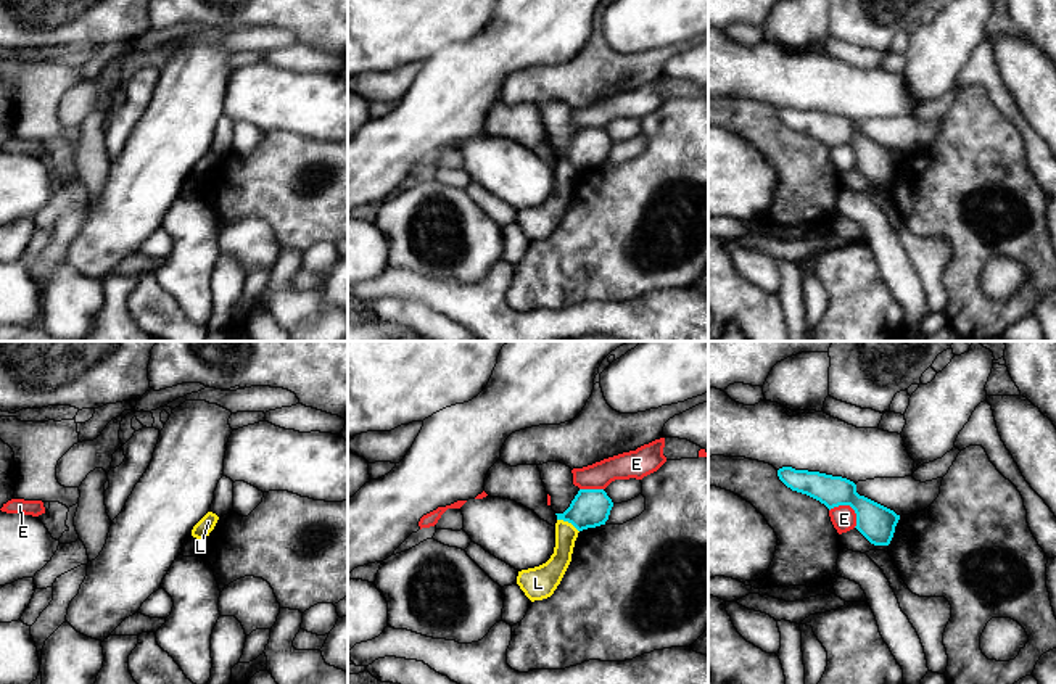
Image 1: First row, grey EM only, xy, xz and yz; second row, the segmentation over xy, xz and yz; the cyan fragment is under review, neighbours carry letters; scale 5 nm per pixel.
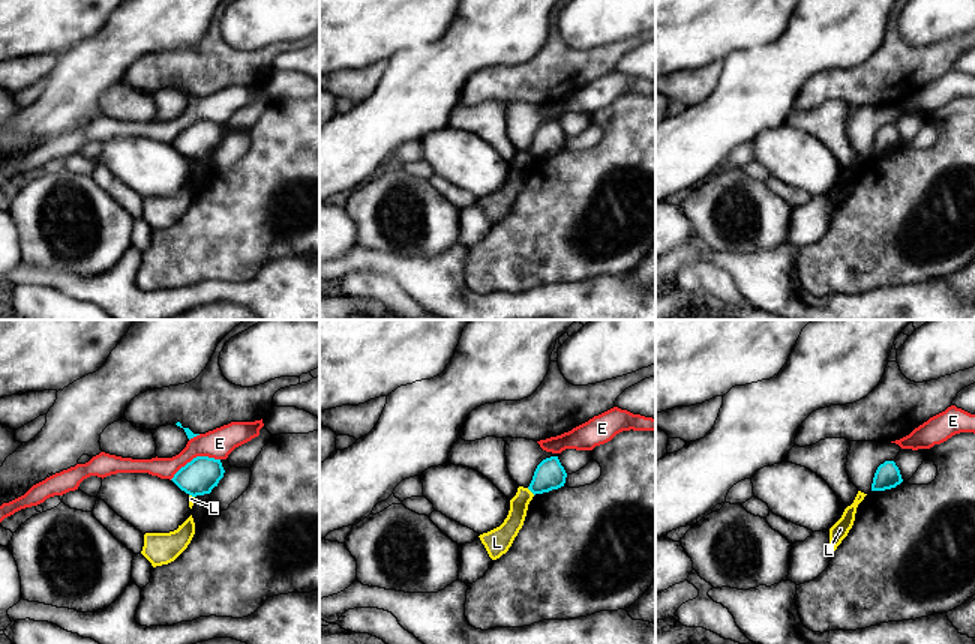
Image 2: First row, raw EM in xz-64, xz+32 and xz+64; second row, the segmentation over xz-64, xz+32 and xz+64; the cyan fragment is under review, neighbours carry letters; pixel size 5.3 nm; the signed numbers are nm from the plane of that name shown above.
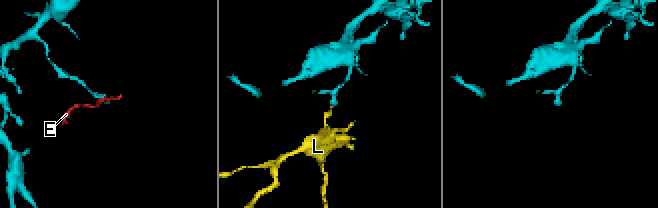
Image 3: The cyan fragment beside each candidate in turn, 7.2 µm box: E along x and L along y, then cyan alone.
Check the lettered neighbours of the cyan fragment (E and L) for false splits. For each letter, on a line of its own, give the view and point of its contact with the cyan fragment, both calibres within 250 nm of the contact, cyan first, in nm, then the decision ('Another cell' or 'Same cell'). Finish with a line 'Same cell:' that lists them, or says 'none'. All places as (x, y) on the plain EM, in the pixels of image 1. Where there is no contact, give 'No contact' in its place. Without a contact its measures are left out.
E: Touches cyan at yz (849, 144). Thickness 180 nm (cyan) against 130 nm. Another cell
L: Touches cyan at xz (569, 161). Thickness 190 nm (cyan) against 110 nm. Another cell
Same cell: none

